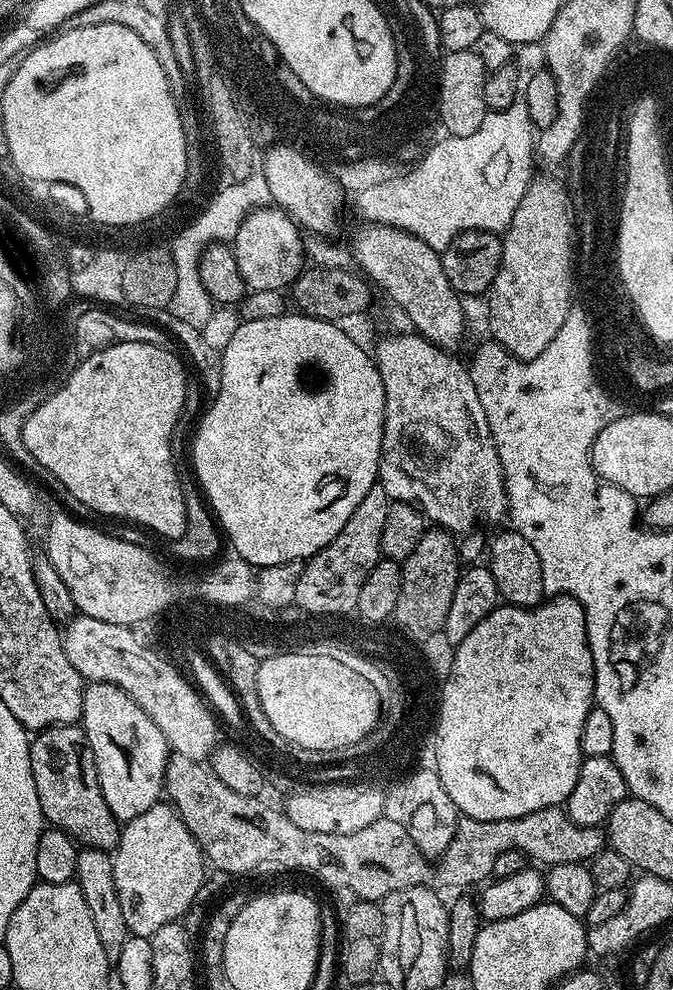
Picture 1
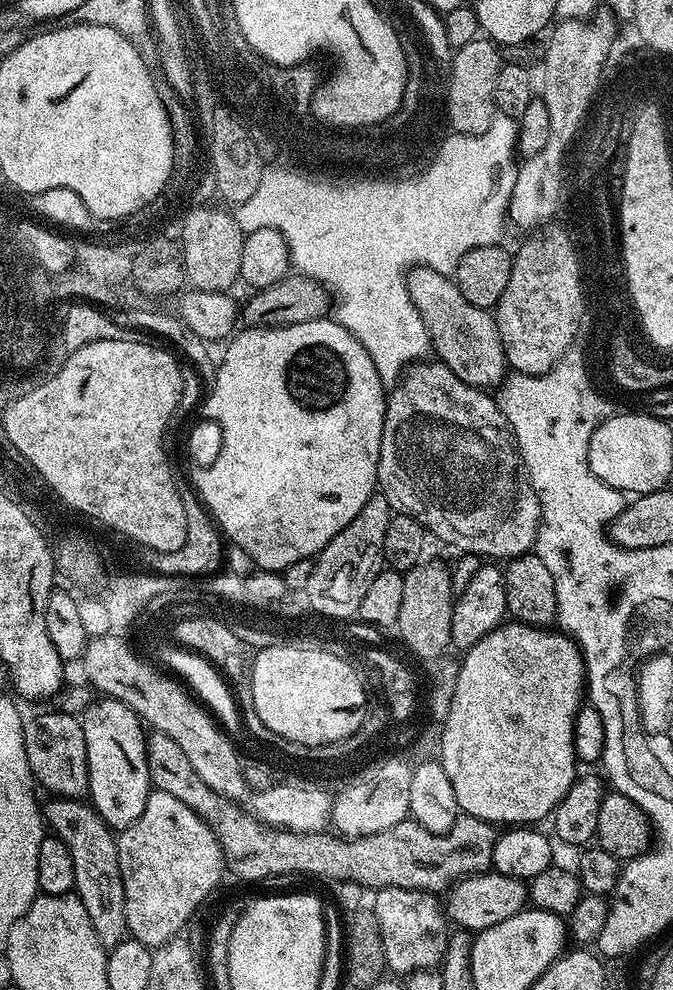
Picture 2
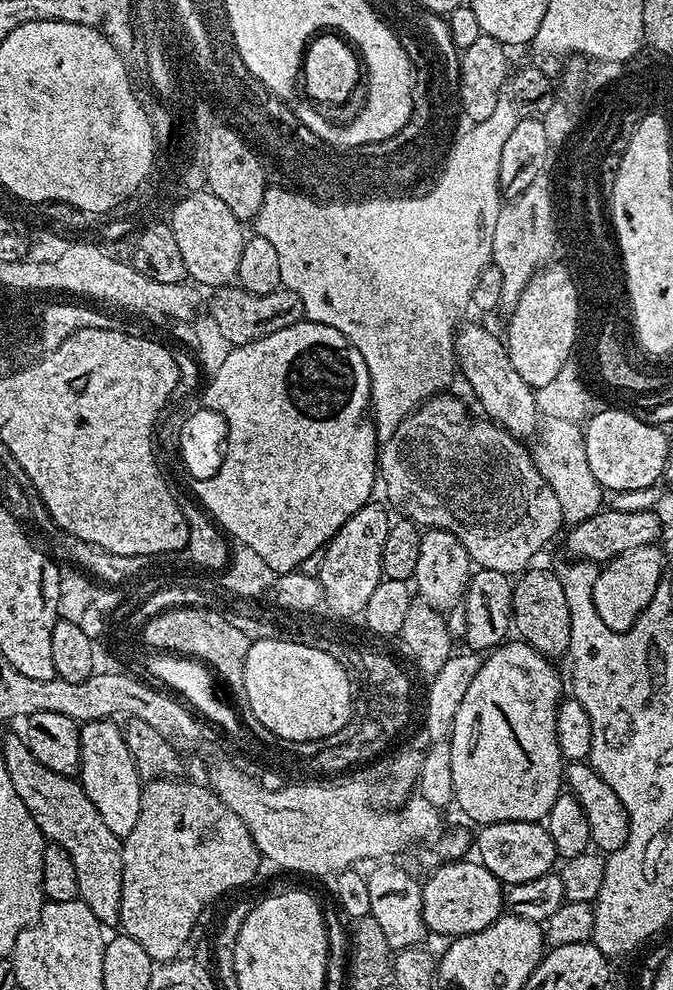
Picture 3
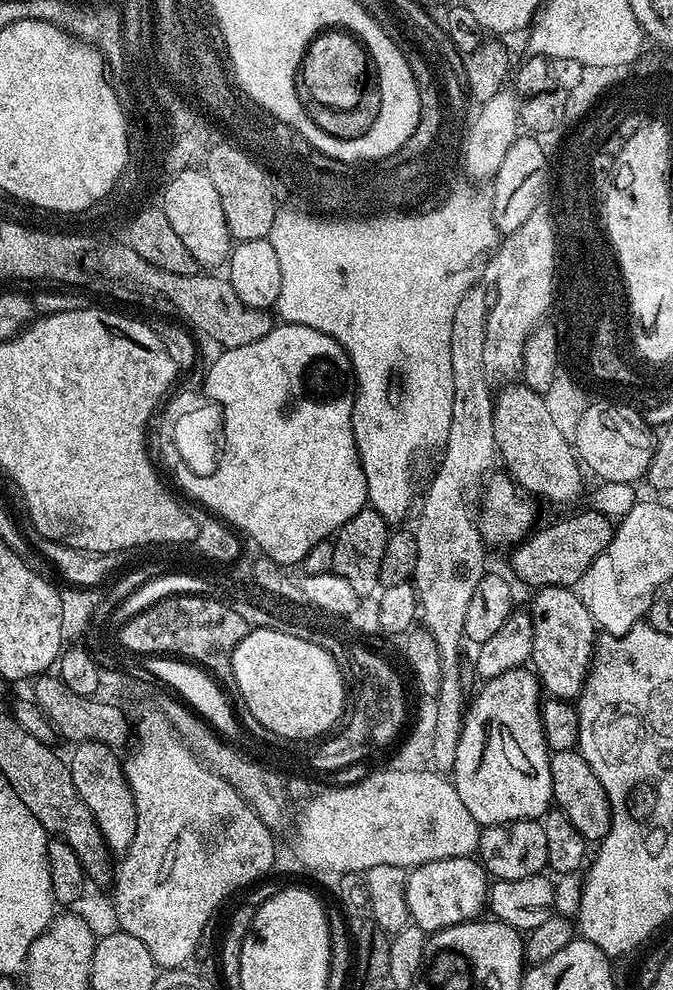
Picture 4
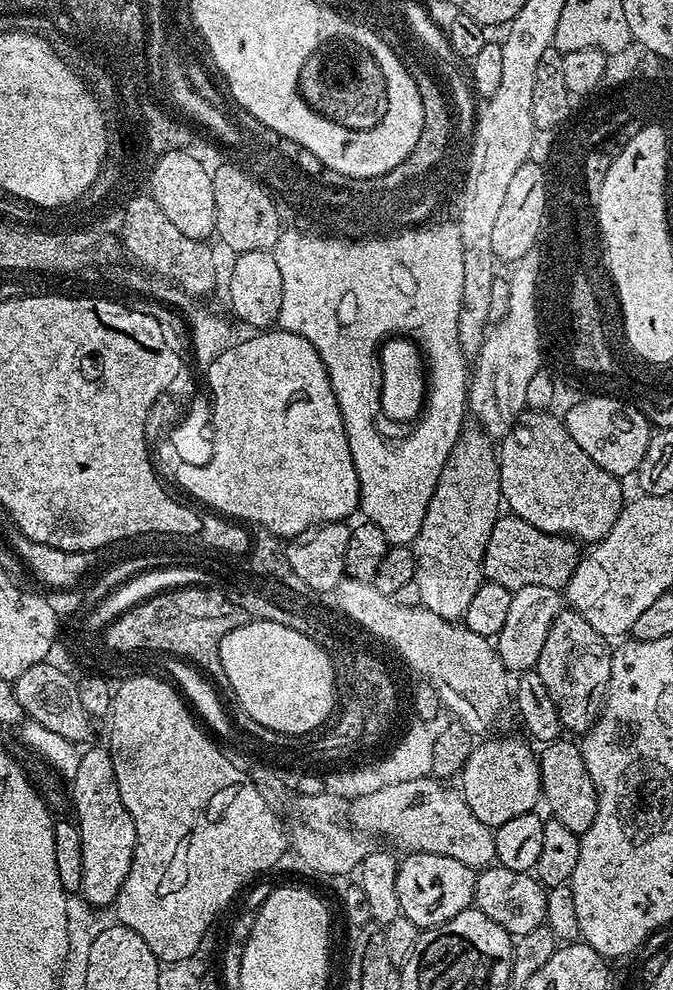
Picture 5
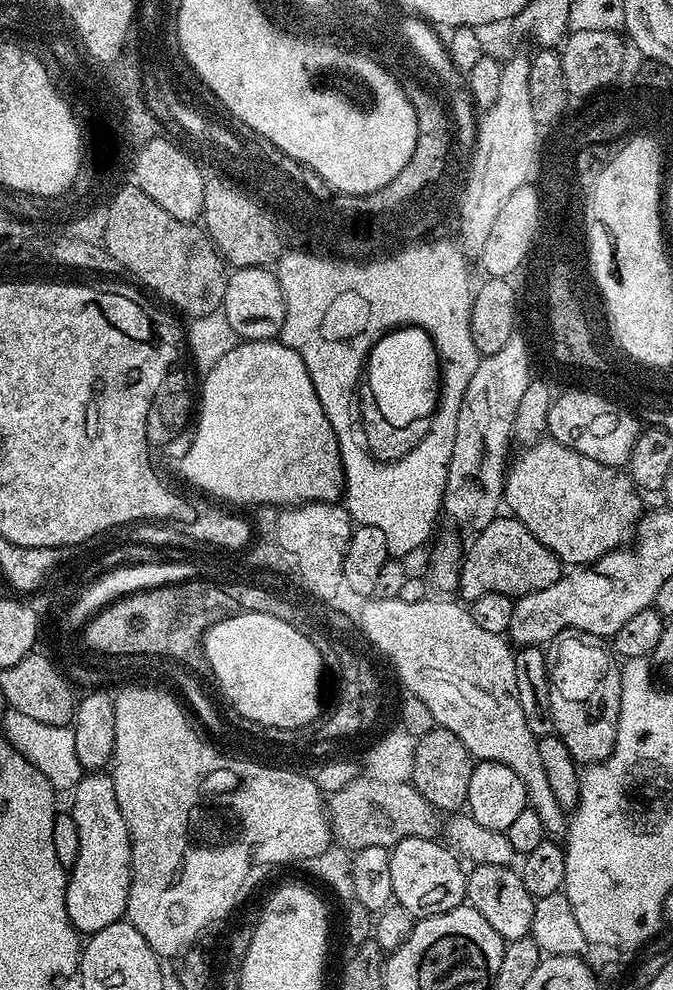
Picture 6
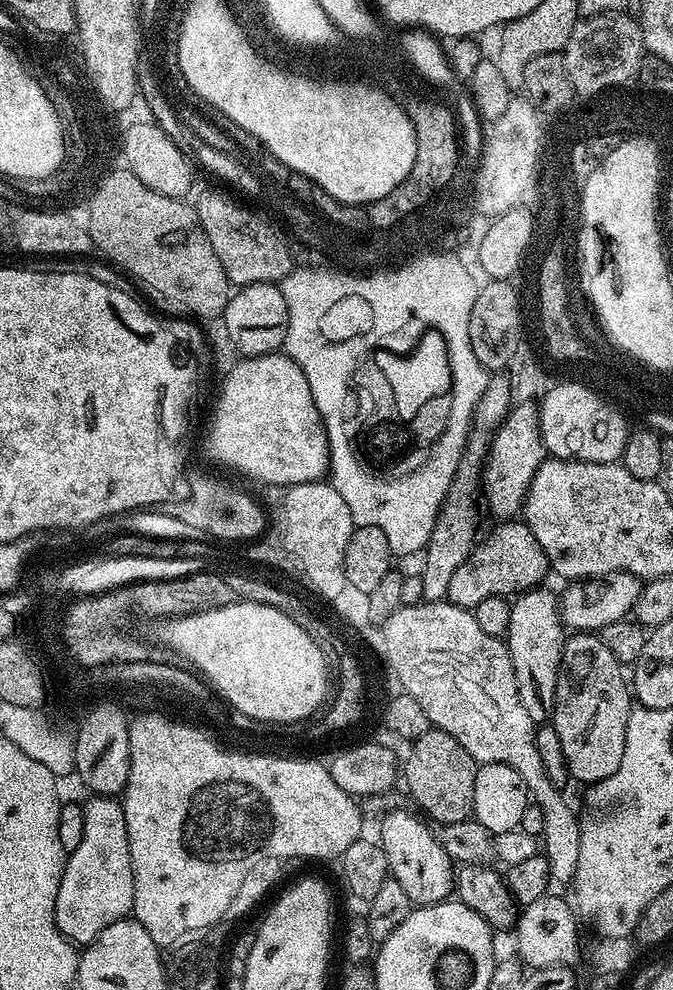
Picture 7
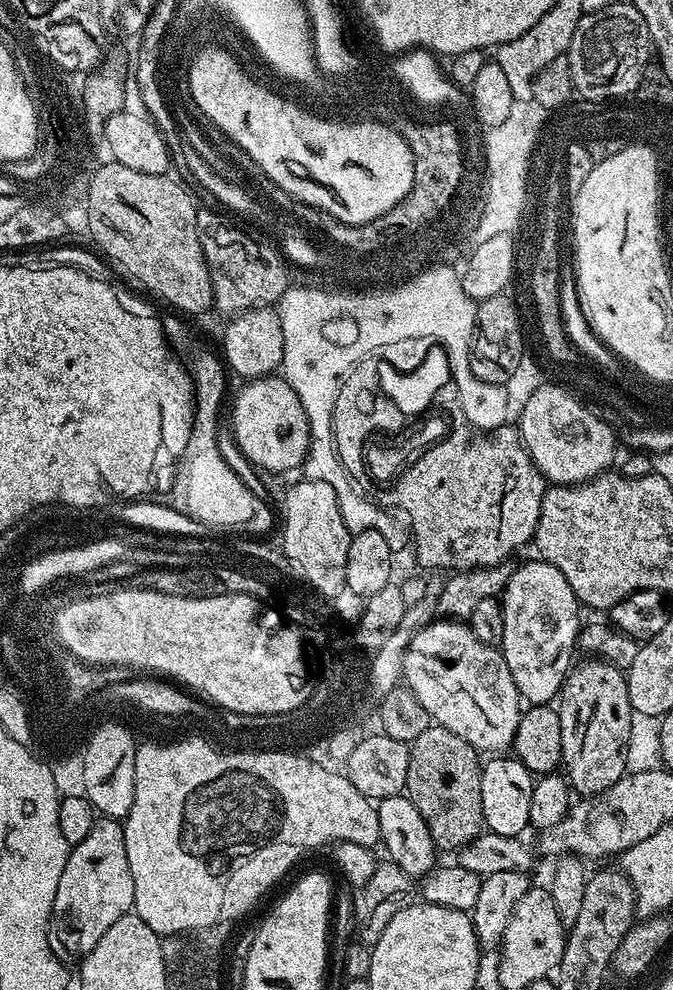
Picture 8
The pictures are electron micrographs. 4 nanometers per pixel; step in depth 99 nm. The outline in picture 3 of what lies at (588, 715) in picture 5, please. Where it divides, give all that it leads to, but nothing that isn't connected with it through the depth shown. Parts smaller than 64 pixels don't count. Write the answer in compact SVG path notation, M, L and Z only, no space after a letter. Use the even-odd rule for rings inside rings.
M529 567L521 572L512 585L512 622L514 632L524 643L534 646L549 658L563 657L570 646L570 606L566 606L566 593L555 571Z

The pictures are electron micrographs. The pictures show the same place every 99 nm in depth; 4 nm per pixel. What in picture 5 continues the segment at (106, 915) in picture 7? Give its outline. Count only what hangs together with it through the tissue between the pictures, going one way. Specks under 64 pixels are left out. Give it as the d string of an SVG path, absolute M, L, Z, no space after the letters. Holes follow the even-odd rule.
M88 746L80 753L78 774L70 781L72 808L76 811L74 823L82 838L82 882L80 892L84 900L93 906L112 906L116 896L130 874L130 862L134 858L136 831L130 810L122 806L122 794L118 790L118 778L114 778L114 762L107 747Z

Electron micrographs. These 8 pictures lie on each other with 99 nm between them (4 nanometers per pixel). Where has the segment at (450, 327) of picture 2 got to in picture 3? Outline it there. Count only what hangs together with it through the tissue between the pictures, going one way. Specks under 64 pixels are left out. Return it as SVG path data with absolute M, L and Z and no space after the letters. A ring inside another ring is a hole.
M461 323L456 329L456 366L459 375L472 387L474 395L484 407L483 415L500 424L517 438L535 437L541 421L541 409L536 409L537 393L526 382L522 382L514 362L508 357L508 346L488 328L480 324Z

